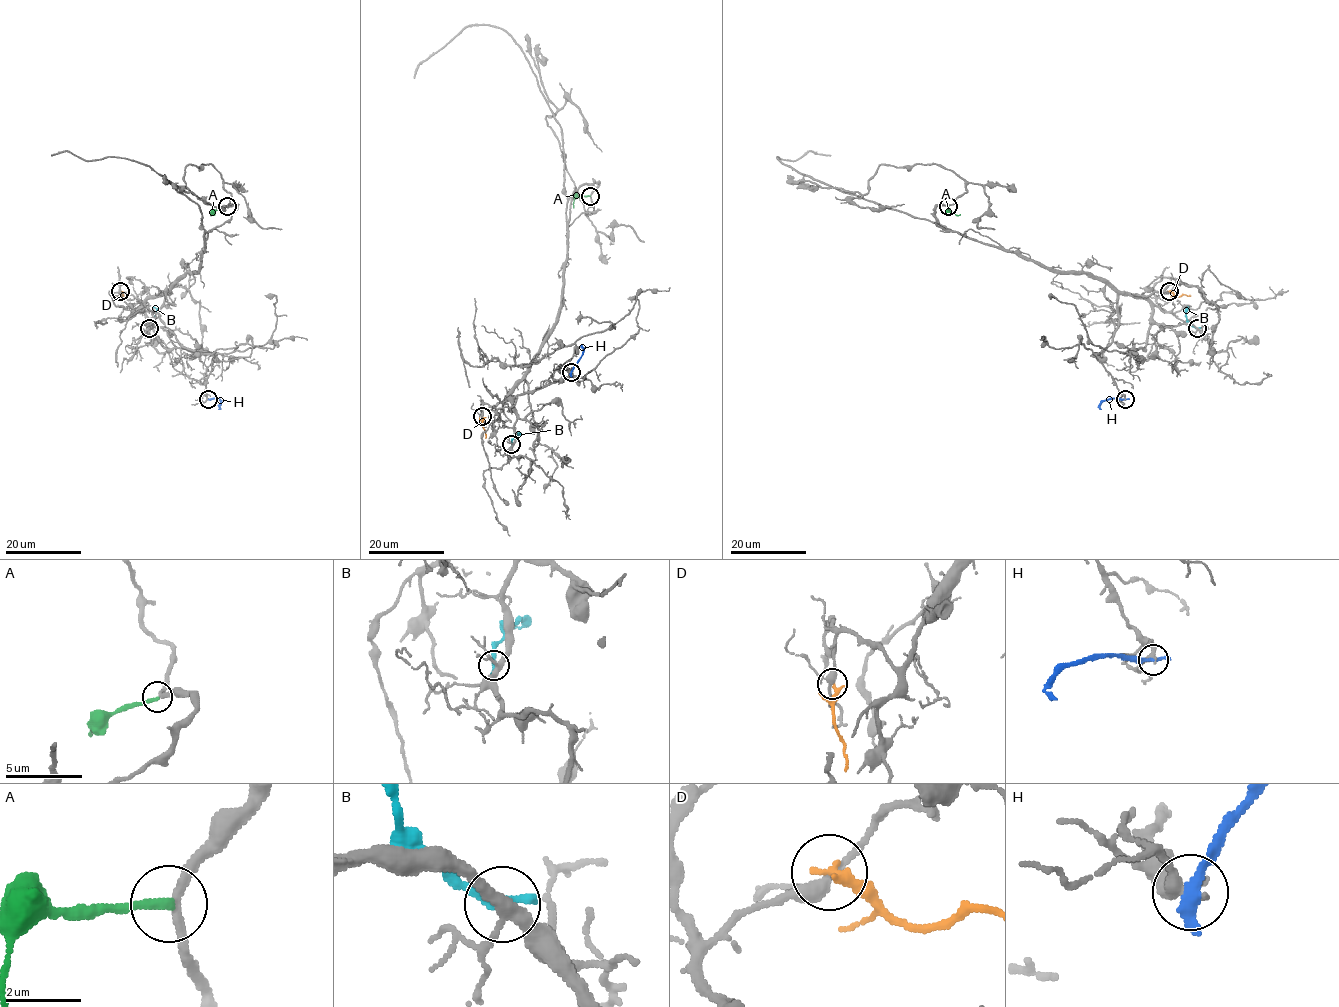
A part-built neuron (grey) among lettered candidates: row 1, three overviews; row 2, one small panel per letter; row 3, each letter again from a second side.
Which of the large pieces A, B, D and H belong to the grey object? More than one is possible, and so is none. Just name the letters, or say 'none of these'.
none of these

